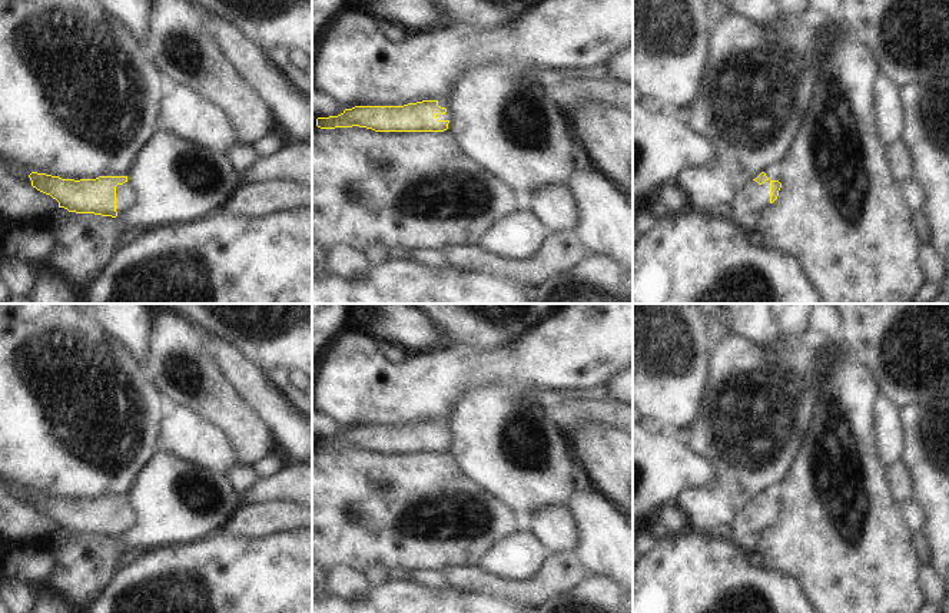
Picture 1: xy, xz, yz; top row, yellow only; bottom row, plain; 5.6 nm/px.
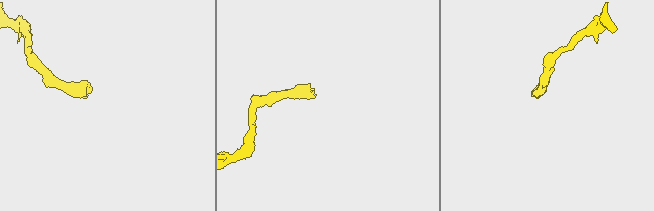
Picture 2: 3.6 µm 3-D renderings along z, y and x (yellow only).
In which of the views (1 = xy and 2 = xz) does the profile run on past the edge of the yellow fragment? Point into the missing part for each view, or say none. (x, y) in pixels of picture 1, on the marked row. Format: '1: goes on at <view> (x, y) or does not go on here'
1: goes on at xy (125, 196)
2: goes on at xz (443, 102)

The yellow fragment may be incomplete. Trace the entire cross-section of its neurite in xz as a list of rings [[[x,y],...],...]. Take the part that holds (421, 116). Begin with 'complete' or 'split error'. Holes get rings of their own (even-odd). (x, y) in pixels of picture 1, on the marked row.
split error | [[[448,99],[422,100],[404,106],[355,106],[338,116],[318,117],[321,129],[366,127],[375,132],[444,132],[451,113]]]

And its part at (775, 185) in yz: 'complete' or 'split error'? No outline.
split error

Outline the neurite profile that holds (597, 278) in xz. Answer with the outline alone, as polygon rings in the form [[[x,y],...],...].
[[[588,252],[577,265],[545,279],[531,292],[532,304],[633,304],[633,266],[605,254]]]

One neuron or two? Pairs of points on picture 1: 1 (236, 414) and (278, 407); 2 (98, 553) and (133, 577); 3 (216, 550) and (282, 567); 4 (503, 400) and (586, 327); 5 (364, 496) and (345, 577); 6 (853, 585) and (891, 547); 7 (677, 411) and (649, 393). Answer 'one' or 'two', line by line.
1: two
2: two
3: one
4: two
5: two
6: one
7: one

